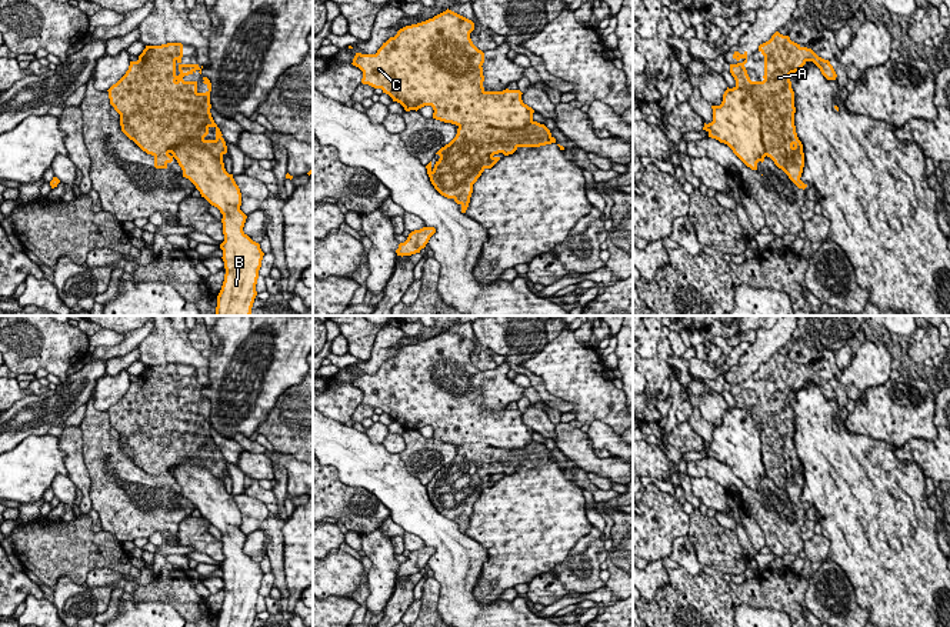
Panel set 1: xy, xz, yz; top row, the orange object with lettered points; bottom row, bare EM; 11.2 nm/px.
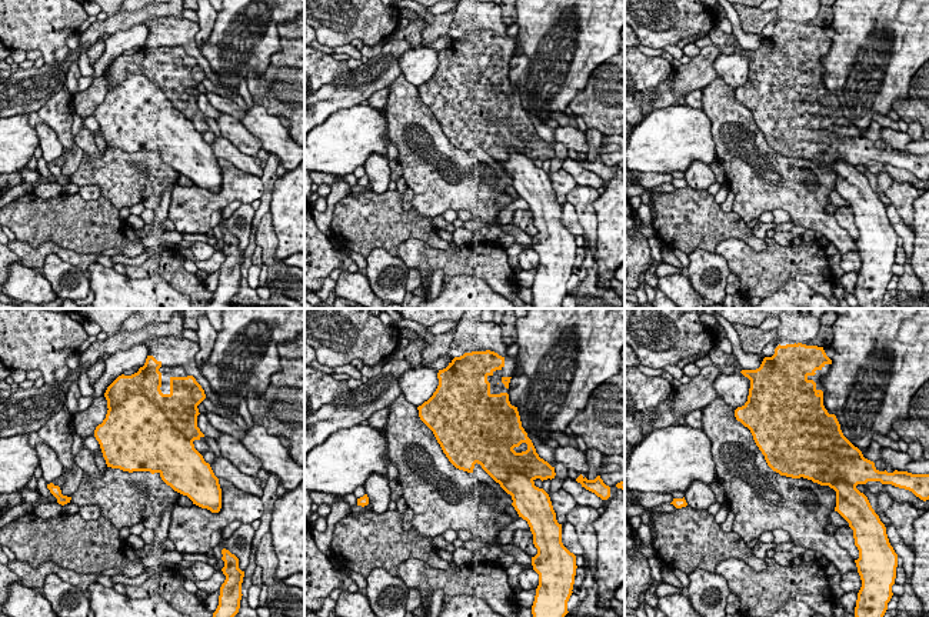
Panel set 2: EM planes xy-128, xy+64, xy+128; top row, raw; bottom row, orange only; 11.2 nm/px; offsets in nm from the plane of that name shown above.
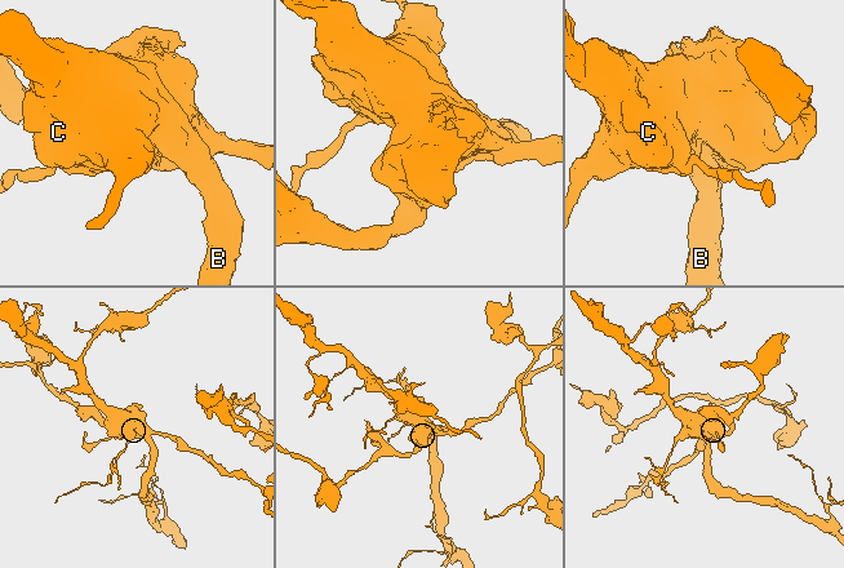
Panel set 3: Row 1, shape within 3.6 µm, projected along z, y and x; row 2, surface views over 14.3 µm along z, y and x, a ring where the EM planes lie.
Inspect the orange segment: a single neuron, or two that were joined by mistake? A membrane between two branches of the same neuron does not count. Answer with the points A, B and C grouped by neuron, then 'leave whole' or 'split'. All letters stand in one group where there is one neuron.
A / B C | split

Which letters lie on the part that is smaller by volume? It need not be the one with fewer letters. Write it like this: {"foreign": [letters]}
{"foreign": ["A"]}

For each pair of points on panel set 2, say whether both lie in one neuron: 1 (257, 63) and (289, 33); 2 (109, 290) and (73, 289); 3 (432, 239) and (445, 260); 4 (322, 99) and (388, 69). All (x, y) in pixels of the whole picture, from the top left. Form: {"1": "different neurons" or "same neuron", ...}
{"1": "different neurons", "2": "different neurons", "3": "different neurons", "4": "same neuron"}

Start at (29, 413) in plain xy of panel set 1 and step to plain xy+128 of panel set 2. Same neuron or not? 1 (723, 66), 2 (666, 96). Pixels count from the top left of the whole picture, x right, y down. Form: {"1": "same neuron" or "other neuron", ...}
{"1": "other neuron", "2": "same neuron"}

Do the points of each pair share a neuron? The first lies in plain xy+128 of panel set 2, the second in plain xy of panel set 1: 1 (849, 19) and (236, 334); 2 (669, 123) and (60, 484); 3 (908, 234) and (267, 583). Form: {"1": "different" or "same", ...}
{"1": "same", "2": "different", "3": "different"}

